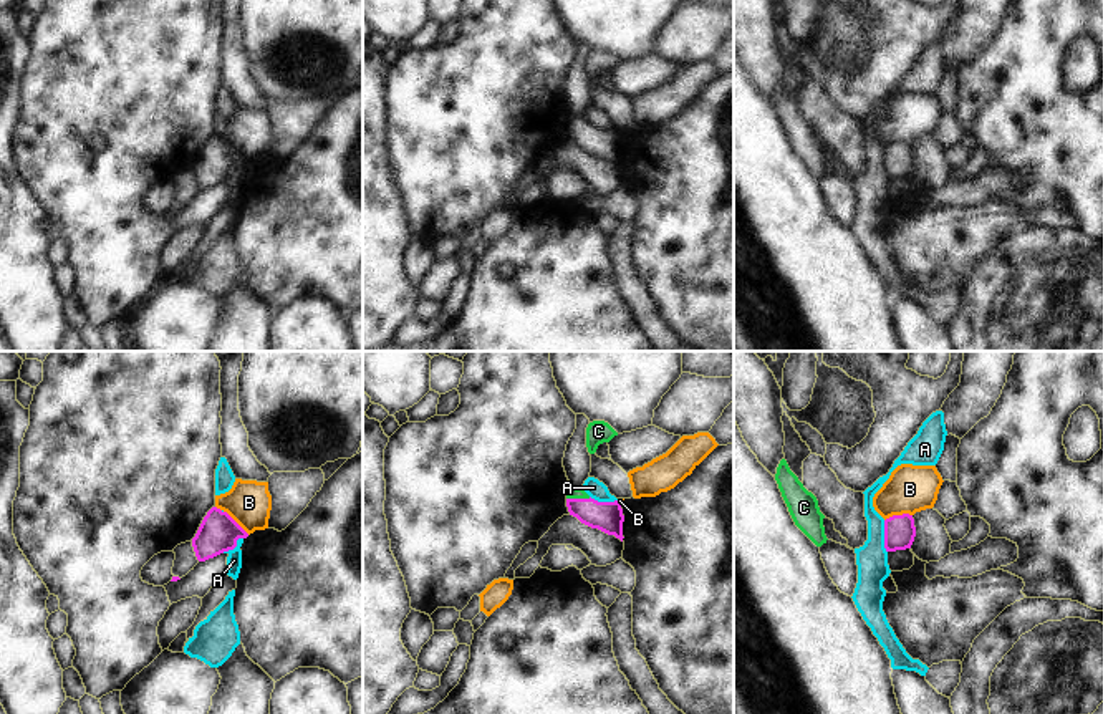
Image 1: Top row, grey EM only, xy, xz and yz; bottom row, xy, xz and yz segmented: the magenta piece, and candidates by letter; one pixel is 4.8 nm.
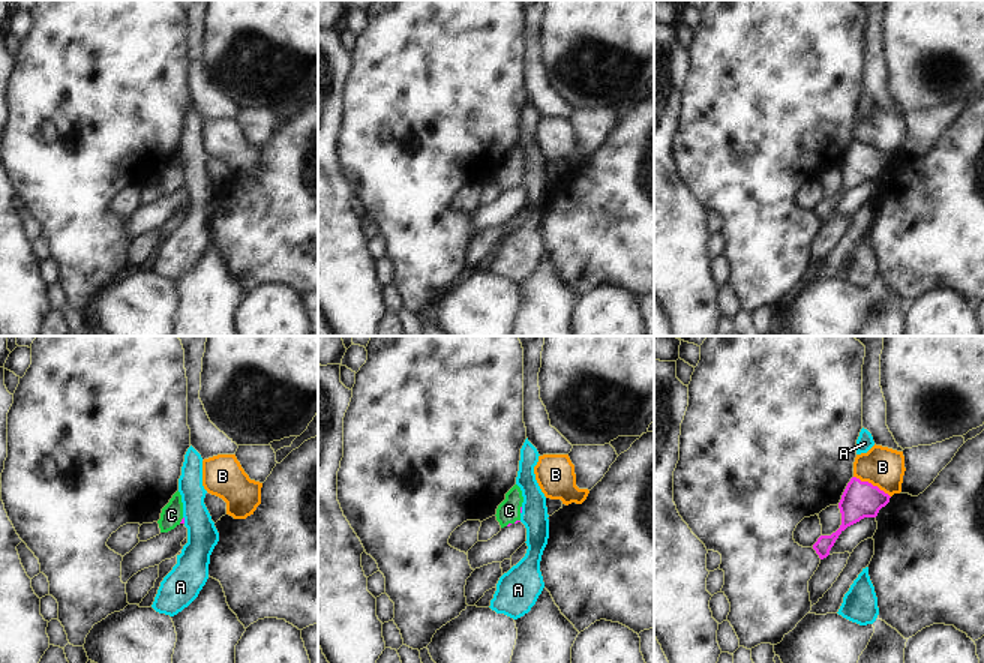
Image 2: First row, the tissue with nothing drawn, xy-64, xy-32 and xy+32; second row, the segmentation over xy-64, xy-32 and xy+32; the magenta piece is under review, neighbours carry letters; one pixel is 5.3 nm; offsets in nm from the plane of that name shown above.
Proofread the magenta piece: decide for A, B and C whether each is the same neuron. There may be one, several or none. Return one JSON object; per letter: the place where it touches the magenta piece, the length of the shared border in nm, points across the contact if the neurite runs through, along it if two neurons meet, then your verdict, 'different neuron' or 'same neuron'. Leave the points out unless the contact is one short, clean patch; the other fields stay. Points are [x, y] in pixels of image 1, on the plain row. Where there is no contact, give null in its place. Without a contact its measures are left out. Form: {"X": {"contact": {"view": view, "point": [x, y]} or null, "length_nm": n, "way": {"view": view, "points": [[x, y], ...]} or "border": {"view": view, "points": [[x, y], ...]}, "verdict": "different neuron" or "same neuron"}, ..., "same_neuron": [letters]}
{"A": {"contact": {"view": "yz", "point": [885, 166]}, "length_nm": 160, "border": {"view": "yz", "points": [[883, 149], [883, 176], [886, 181]]}, "verdict": "different neuron"}, "B": {"contact": {"view": "yz", "point": [898, 144]}, "length_nm": 140, "border": {"view": "yz", "points": [[911, 143], [893, 143], [885, 149]]}, "verdict": "different neuron"}, "C": {"contact": {"view": "xz", "point": [578, 128]}, "length_nm": 120, "way": {"view": "xz", "points": [[608, 146], [593, 143], [578, 128], [573, 121]]}, "verdict": "same neuron"}, "same_neuron": ["C"]}

